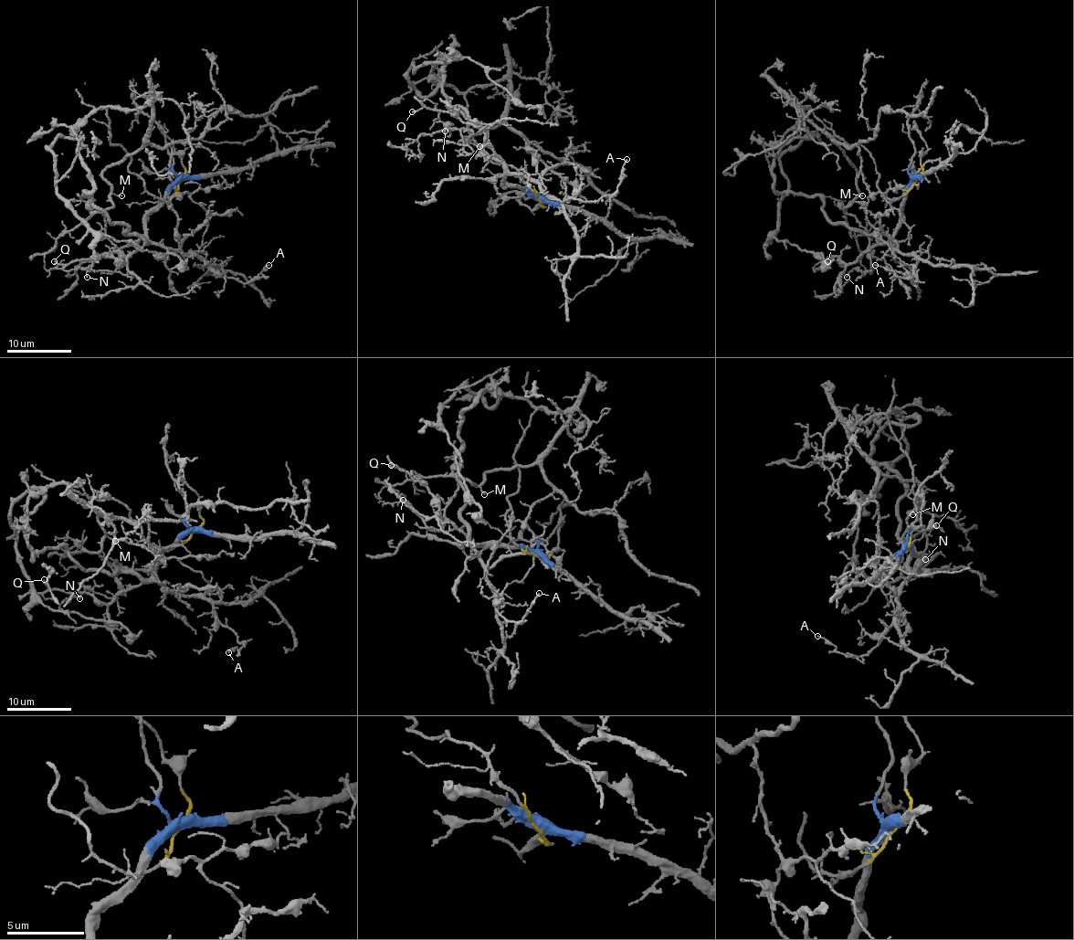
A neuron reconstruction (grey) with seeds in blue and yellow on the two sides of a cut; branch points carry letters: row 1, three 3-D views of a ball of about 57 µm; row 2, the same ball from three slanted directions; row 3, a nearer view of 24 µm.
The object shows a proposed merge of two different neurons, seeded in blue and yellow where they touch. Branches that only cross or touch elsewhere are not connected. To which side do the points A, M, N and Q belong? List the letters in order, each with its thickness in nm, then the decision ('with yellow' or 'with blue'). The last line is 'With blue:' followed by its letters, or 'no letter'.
A: calibre 100 nm; with blue
M: calibre 110 nm; with yellow
N: calibre 120 nm; with yellow
Q: calibre 140 nm; with blue
With blue: A, Q

